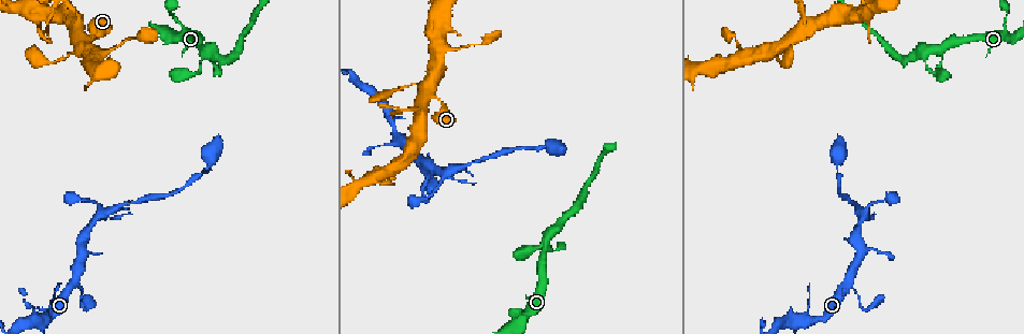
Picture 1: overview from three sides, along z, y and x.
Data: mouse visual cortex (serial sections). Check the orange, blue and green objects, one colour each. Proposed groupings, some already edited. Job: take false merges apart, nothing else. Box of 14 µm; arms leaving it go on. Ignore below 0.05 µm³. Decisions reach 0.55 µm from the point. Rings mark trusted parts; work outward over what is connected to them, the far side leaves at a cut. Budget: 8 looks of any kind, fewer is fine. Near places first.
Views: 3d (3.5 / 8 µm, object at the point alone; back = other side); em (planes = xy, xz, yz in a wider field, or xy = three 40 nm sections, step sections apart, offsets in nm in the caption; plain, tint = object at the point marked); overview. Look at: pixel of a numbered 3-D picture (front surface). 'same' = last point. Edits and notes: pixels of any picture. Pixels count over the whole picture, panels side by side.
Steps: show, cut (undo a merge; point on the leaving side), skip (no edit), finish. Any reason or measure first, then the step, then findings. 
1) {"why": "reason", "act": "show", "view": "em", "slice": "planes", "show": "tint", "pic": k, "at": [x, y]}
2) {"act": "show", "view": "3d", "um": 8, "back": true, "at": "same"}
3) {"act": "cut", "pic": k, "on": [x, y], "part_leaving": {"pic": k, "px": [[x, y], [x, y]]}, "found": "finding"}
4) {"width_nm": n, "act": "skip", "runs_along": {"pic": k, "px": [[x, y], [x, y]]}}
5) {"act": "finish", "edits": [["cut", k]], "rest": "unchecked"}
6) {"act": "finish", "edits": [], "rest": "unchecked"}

{"why": "small branch off a trunk", "act": "show", "view": "3d", "um": 8, "pic": 1, "at": [87, 40]}

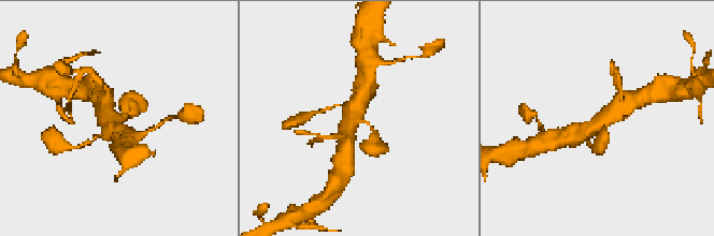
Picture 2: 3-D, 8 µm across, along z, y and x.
{"arms": 4, "arm_widths_nm": [200, 200, 600, 600], "act": "show", "view": "em", "slice": "xy", "step": 5, "show": "tint", "pic": 2, "at": [359, 118]}

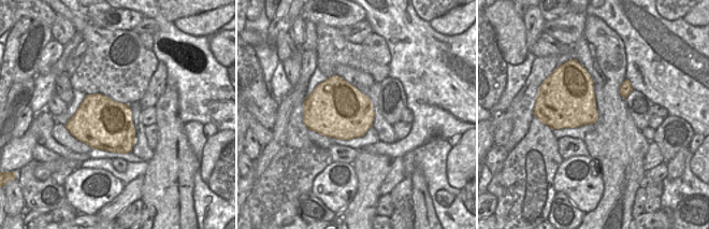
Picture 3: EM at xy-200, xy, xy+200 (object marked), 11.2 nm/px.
{"act": "skip", "runs_along": {"pic": 2, "px": [[134, 109], [113, 122], [105, 108]]}, "found": "continuous, no second cell"}

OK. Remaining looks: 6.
{"act": "show", "view": "3d", "um": 8, "back": true, "pic": 1, "at": [420, 155]}

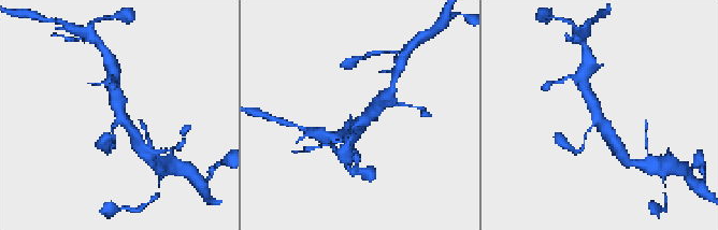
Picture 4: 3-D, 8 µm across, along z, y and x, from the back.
{"arms": 3, "arm_widths_nm": [100, 400, 400], "act": "show", "view": "em", "slice": "planes", "show": "tint", "pic": 4, "at": [119, 119]}

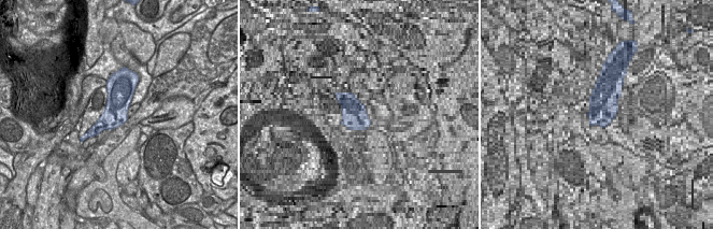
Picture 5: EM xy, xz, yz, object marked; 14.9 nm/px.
{"act": "skip", "runs_along": {"pic": 4, "px": [[615, 142], [585, 91]]}, "found": "all the same cell"}

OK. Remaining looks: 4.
{"why": "thick turns thin", "act": "show", "view": "3d", "um": 3.5, "pic": 1, "at": [118, 205]}

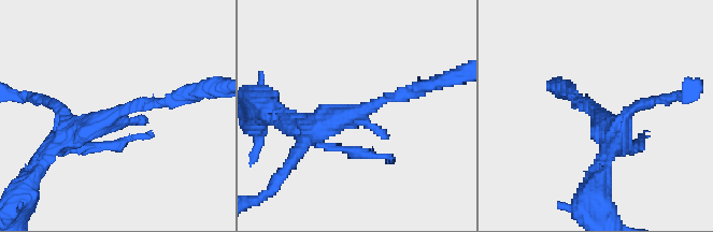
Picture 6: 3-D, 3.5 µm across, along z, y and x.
{"why": "need the tissue", "act": "show", "view": "em", "slice": "xy", "step": 2, "show": "tint", "pic": 6, "at": [116, 114]}

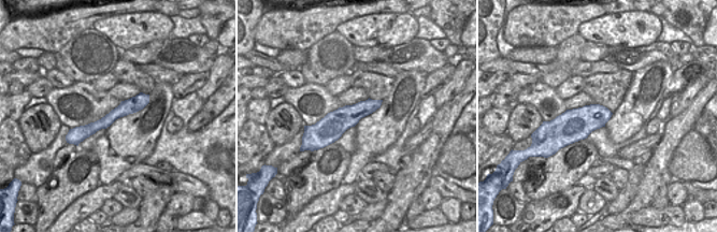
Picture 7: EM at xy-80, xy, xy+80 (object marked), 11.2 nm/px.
{"act": "skip", "runs_along": {"pic": 6, "px": [[57, 143], [129, 106], [179, 97]]}, "found": "continuous, no second cell"}

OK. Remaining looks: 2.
{"act": "finish", "edits": [], "rest": "unchecked"}

